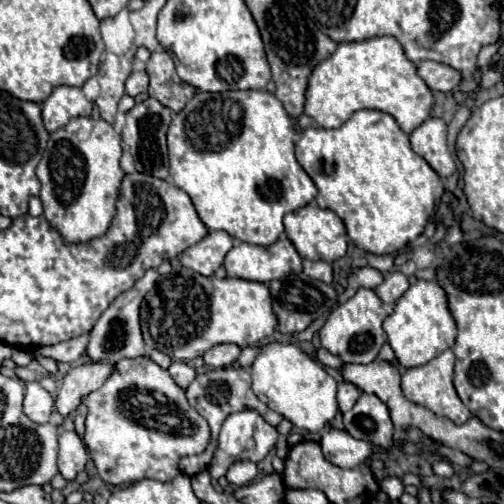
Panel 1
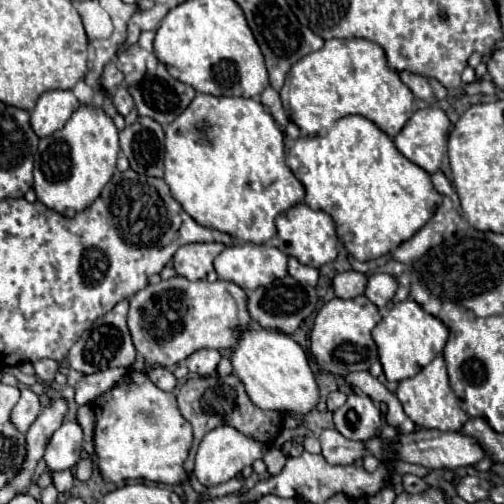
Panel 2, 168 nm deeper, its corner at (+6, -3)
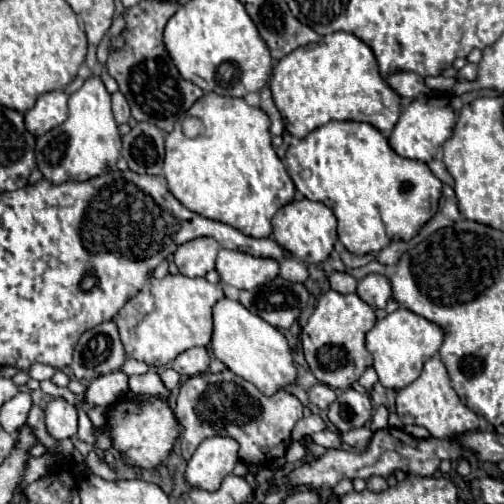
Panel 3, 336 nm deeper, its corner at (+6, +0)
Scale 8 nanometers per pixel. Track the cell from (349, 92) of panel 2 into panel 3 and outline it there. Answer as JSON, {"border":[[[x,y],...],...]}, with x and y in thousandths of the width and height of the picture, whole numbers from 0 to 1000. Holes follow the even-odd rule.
{"border":[[[655,65],[631,85],[583,97],[544,129],[536,177],[567,256],[583,272],[607,272],[659,236],[726,240],[766,272],[798,228],[798,192],[758,157],[738,97],[694,65]]]}

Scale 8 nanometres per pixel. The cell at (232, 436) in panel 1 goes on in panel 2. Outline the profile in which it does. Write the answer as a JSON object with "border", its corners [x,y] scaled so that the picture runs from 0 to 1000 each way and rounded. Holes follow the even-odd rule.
{"border":[[[433,845],[421,857],[413,857],[389,897],[389,921],[385,921],[385,944],[401,964],[433,964],[452,956],[456,948],[472,944],[484,925],[500,925],[504,913],[524,909],[532,885],[520,877],[508,877],[480,857],[472,857],[460,845]]]}

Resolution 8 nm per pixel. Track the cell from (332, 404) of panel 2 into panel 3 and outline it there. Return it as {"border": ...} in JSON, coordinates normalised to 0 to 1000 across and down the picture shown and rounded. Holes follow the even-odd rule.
{"border":[[[643,760],[623,764],[623,768],[611,776],[611,788],[615,788],[615,796],[619,796],[623,804],[631,804],[635,812],[651,812],[655,800],[667,796],[667,780],[663,780],[663,772],[651,768],[651,764],[643,764]]]}

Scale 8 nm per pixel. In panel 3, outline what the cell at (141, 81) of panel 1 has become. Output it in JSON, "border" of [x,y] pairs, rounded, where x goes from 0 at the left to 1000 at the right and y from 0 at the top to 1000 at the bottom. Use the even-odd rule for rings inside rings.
{"border":[[[230,181],[222,188],[222,220],[226,220],[230,244],[254,244],[254,236],[258,236],[258,212],[254,212],[250,192],[238,181]]]}

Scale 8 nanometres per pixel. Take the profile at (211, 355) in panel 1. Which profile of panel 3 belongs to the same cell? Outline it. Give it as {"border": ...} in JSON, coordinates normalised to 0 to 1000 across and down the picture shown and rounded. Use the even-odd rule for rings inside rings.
{"border":[[[409,688],[373,692],[341,716],[341,732],[349,732],[357,744],[373,744],[373,748],[405,740],[405,736],[413,736],[413,728],[417,728],[417,704],[413,704]]]}

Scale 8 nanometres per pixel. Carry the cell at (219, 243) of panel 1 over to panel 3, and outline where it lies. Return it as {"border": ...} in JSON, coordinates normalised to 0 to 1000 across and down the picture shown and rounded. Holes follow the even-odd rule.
{"border":[[[393,470],[357,486],[345,502],[345,522],[369,550],[405,550],[425,534],[437,486],[421,470]]]}

